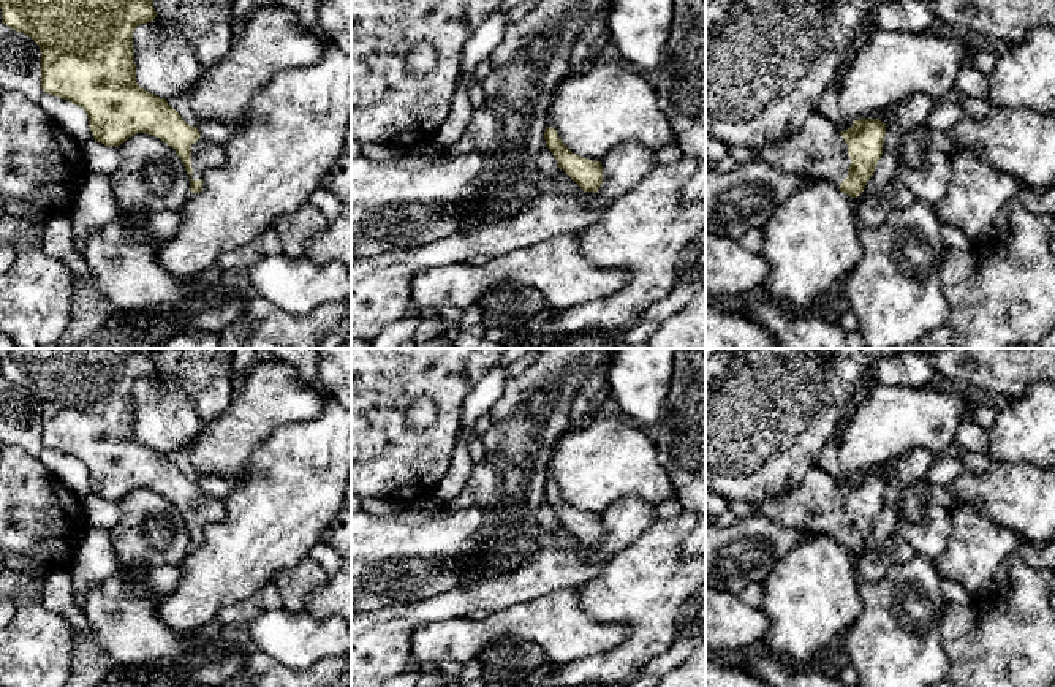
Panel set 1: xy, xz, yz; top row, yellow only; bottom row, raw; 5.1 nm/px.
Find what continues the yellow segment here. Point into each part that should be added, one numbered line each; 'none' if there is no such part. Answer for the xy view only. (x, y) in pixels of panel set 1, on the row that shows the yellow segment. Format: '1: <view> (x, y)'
1: xy (206, 154)

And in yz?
1: yz (818, 151)

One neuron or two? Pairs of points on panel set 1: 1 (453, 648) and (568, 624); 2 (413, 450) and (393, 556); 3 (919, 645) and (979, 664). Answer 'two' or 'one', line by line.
1: one
2: two
3: two

